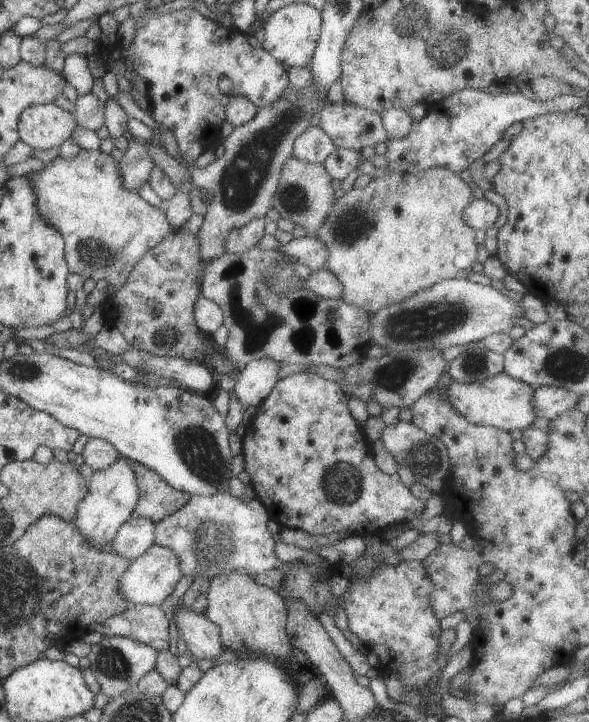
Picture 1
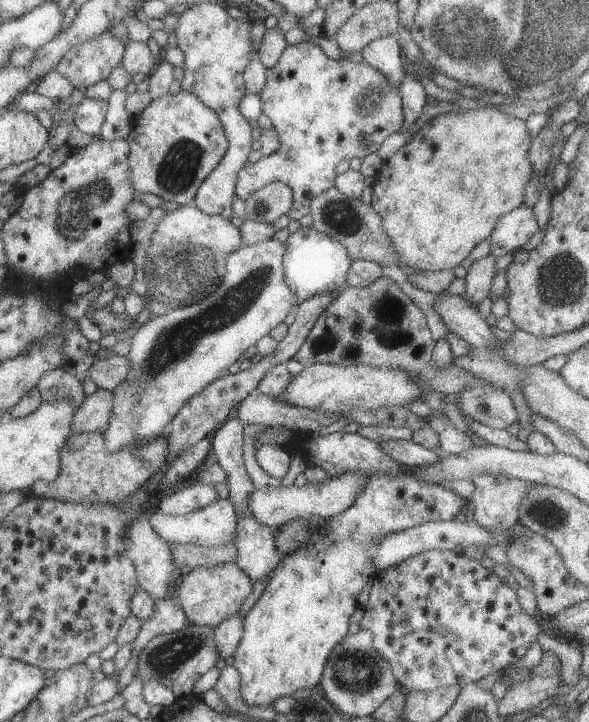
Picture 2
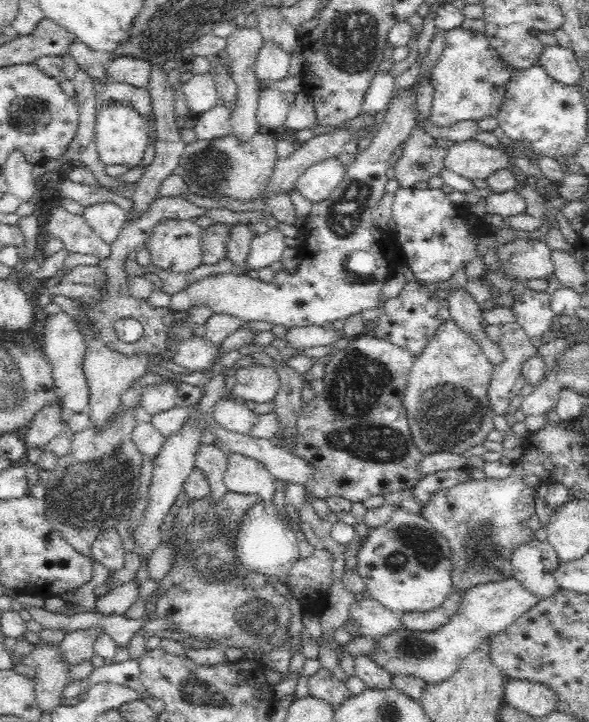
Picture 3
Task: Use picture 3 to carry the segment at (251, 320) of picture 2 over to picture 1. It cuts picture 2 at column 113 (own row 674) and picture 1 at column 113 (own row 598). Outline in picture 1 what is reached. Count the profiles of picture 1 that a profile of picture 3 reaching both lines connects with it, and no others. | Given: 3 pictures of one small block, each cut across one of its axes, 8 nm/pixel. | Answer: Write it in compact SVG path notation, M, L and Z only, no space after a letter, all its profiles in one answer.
M119 457L111 466L94 472L90 478L88 495L77 505L78 511L72 520L78 528L78 532L98 550L111 545L120 526L131 518L132 510L140 498L138 484L134 480L136 474L126 460L124 457Z

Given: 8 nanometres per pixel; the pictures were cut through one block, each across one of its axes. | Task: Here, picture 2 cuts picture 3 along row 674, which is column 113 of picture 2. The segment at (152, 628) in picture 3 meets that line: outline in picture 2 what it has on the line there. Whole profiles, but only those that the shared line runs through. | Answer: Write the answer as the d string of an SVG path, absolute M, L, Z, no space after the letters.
M124 89L112 91L109 97L108 110L100 130L102 140L127 139L131 131L132 120L127 115L125 104L128 92Z

